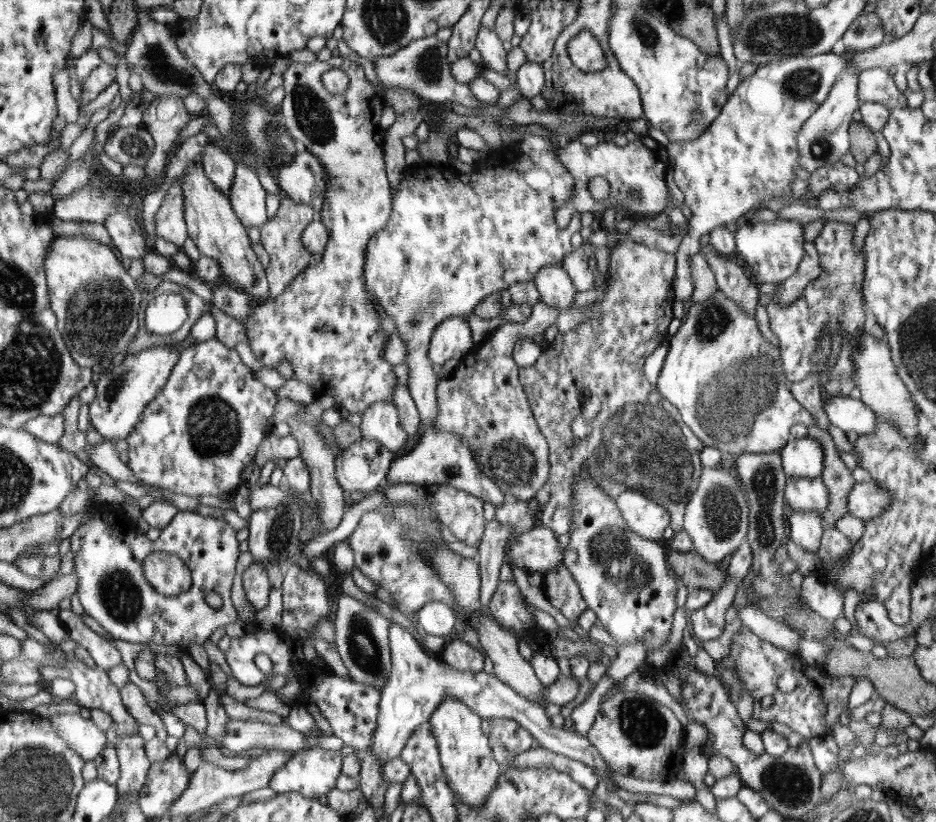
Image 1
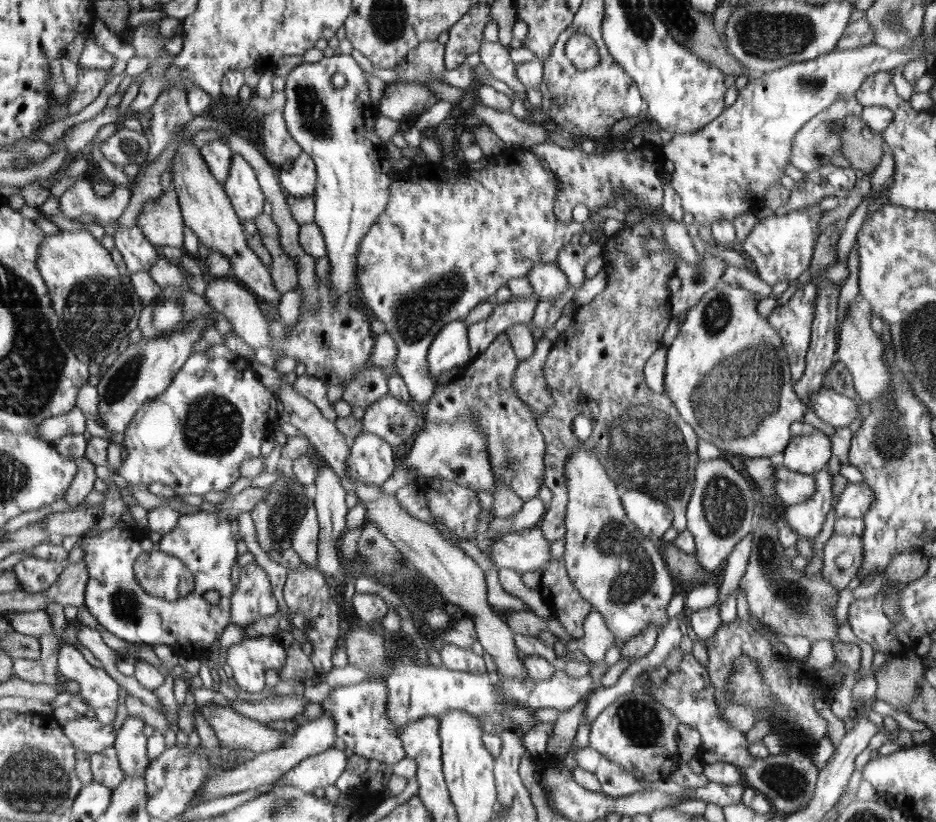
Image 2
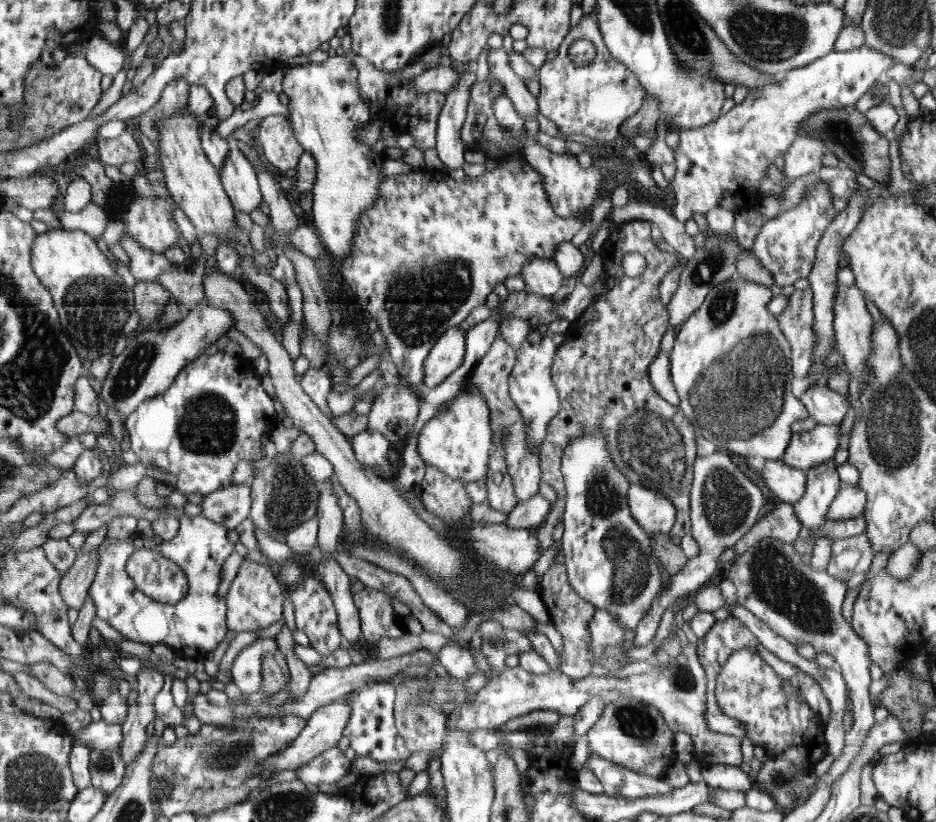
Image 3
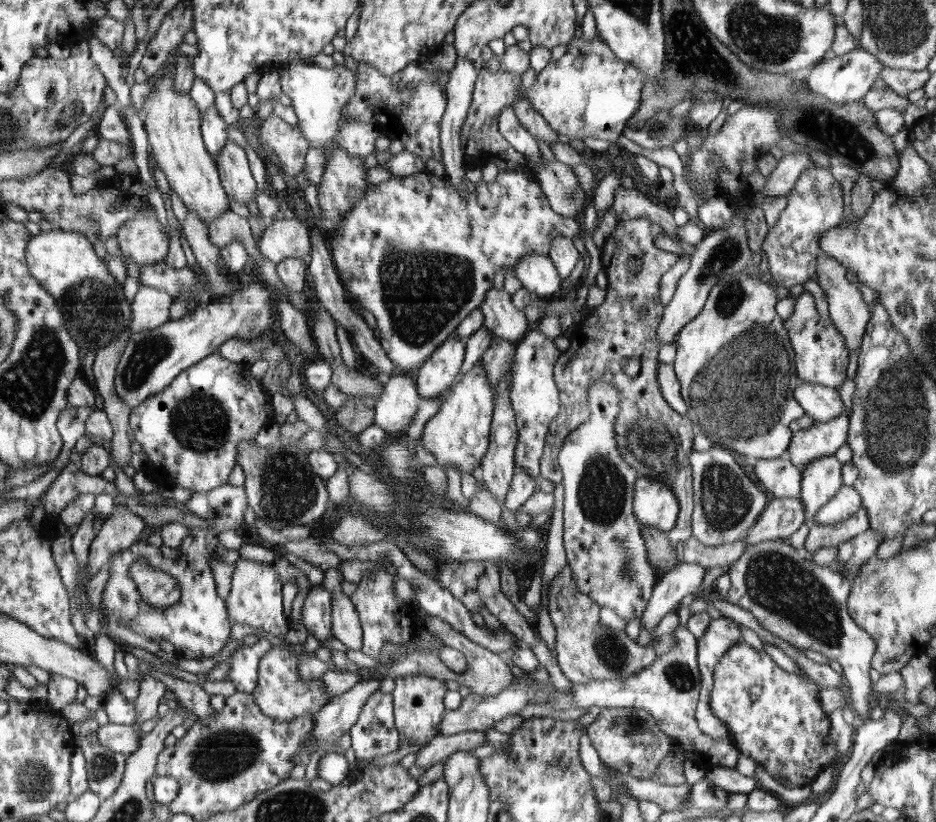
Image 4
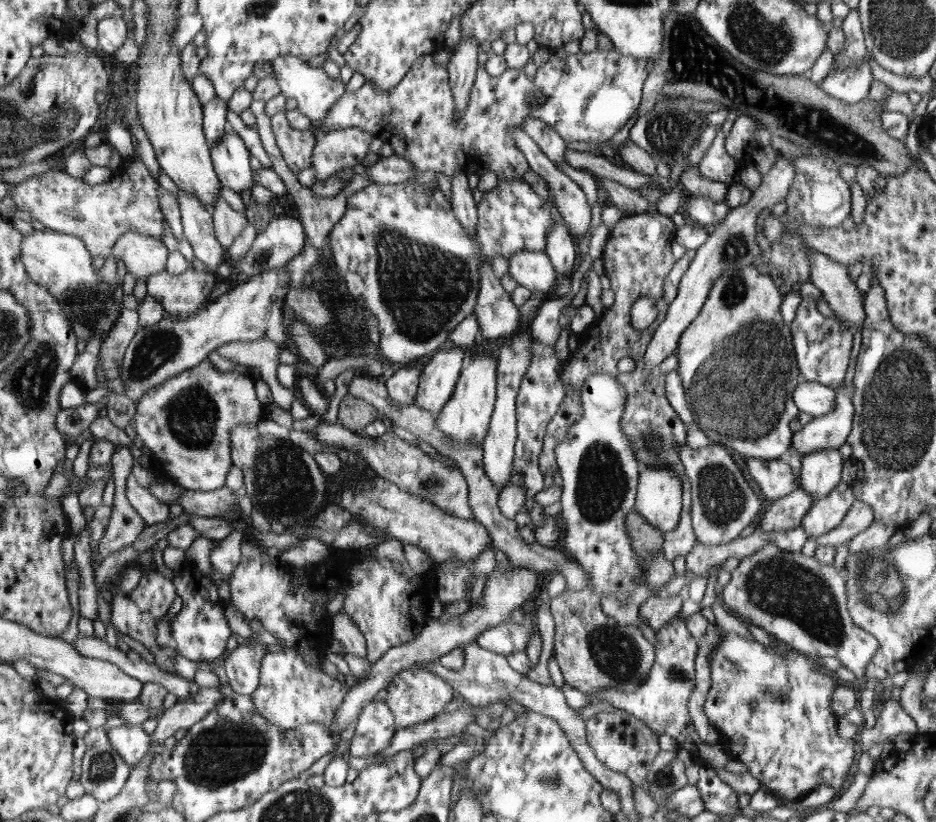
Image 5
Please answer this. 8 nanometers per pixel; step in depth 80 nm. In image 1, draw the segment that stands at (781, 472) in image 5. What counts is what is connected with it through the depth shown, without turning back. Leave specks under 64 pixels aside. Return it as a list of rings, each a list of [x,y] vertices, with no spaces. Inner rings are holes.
[[[787,476],[785,502],[788,502],[793,510],[813,510],[824,516],[830,497],[828,487],[821,476],[814,478]]]

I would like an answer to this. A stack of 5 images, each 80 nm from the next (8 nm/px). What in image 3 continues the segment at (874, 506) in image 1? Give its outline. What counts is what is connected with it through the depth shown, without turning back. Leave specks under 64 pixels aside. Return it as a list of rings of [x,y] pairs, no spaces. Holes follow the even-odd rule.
[[[842,485],[828,509],[827,520],[844,521],[863,515],[866,493],[856,485]]]

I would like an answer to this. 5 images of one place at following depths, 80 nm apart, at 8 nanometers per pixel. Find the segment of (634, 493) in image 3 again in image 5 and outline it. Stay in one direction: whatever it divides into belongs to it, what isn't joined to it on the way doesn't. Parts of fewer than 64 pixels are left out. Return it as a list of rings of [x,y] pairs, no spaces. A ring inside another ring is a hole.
[[[672,466],[642,468],[635,513],[662,534],[676,530],[683,507],[683,486]]]

